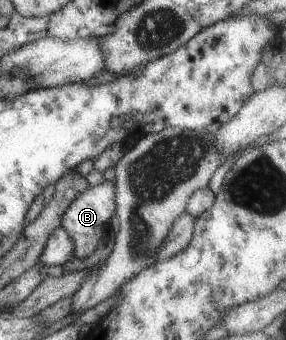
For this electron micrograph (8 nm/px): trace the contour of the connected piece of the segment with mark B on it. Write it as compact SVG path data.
M104 181L97 186L90 186L77 198L74 198L61 216L61 228L69 234L73 242L72 258L82 260L92 254L95 246L105 231L108 229L108 222L116 214L115 212L115 184Z

